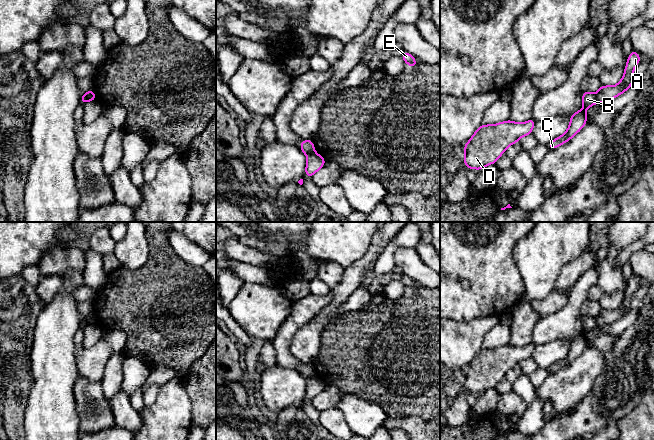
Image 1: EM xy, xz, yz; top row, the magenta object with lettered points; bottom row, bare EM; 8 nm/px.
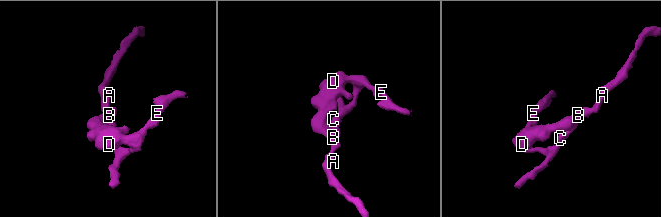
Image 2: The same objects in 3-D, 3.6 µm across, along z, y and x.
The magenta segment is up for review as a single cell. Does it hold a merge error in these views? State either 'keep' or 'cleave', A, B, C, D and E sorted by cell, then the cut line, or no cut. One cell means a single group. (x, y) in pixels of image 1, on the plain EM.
cleave; A / B C D E; cut in yz along (595, 318), (598, 326)

